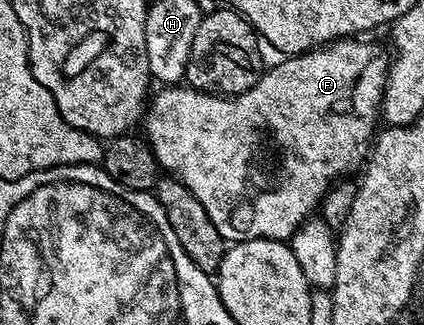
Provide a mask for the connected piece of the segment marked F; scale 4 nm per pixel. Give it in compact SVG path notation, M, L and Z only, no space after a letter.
M342 39L340 41L330 41L327 47L318 47L309 50L307 53L298 53L296 55L286 56L284 59L281 59L281 62L279 62L274 69L266 68L264 72L262 72L261 78L255 83L255 87L251 87L247 91L237 94L236 97L227 97L215 93L198 93L197 90L190 89L188 87L161 87L158 88L158 93L156 90L156 92L152 94L151 100L147 105L147 112L143 117L143 129L145 125L145 133L143 132L144 140L148 141L150 147L152 147L158 166L160 166L160 168L164 170L166 174L172 175L173 177L177 178L178 181L181 181L182 184L188 187L190 189L190 193L195 195L195 199L197 199L199 203L206 208L208 218L211 219L211 223L215 225L216 231L219 231L219 235L222 236L222 239L226 243L236 243L239 241L259 241L262 239L267 241L288 242L295 230L297 230L304 221L308 221L310 217L314 216L314 214L318 212L319 206L321 202L325 200L325 195L329 192L331 186L342 179L348 178L350 176L349 172L351 172L352 169L358 168L357 170L360 170L362 168L363 162L366 160L367 154L370 152L371 142L374 140L375 134L379 129L379 124L377 125L377 117L379 121L379 118L383 113L385 82L388 78L390 67L390 62L387 60L387 57L385 61L384 51L381 50L379 46L372 45L371 42L365 40L369 39Z

